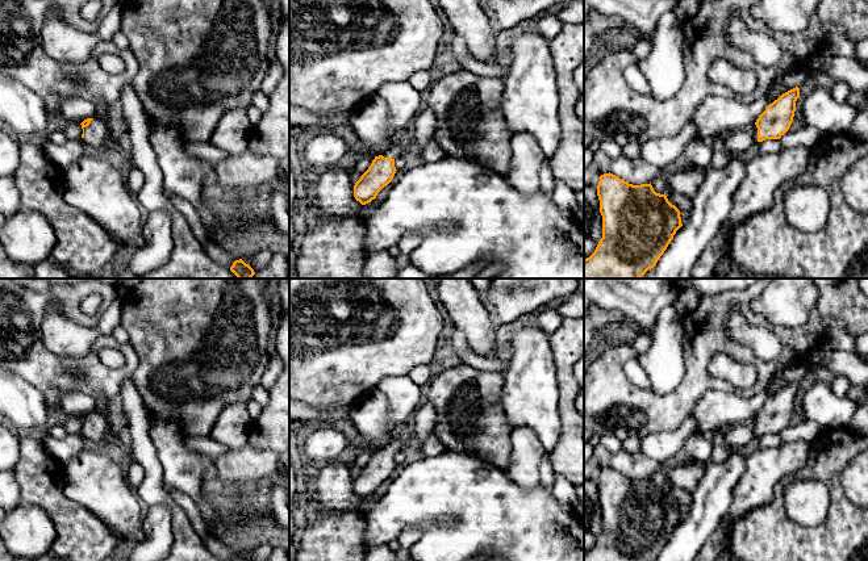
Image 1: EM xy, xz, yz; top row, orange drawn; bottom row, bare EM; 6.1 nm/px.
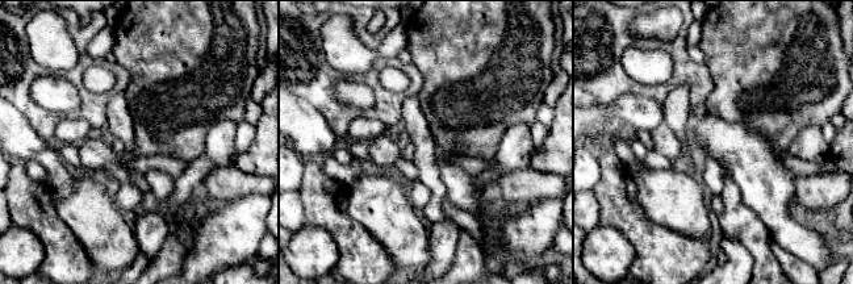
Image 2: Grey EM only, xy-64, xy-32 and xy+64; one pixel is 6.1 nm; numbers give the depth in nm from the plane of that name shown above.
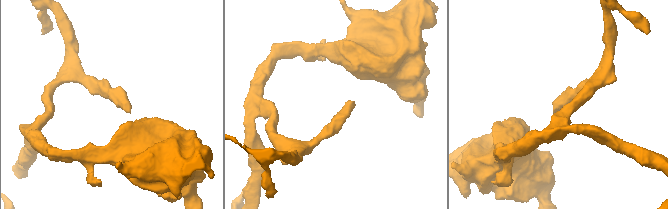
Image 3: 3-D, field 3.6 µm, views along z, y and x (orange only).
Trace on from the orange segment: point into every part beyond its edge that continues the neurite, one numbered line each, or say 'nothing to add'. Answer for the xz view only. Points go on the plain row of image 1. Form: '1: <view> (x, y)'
1: xz (395, 444)

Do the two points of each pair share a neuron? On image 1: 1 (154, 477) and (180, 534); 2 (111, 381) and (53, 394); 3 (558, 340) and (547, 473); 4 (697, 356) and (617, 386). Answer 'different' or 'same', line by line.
1: same
2: same
3: different
4: same

